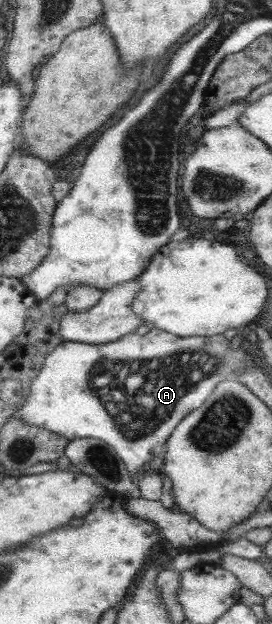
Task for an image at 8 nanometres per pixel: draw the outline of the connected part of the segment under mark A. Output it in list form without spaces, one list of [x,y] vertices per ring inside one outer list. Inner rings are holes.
[[[155,327],[149,329],[145,335],[131,332],[110,343],[85,344],[63,340],[48,354],[41,373],[31,385],[31,395],[21,407],[18,416],[28,425],[64,436],[68,442],[73,438],[97,438],[105,442],[117,453],[130,478],[137,481],[141,477],[143,464],[147,464],[153,456],[164,450],[165,440],[173,432],[175,424],[189,410],[199,408],[203,398],[211,394],[217,382],[233,378],[237,372],[243,372],[243,369],[253,368],[254,355],[253,351],[243,351],[239,348],[231,350],[229,342],[227,339],[223,340],[221,334],[180,337]],[[127,360],[141,360],[143,366],[127,366]],[[131,374],[143,378],[141,388],[131,388],[129,382],[125,384]]]

